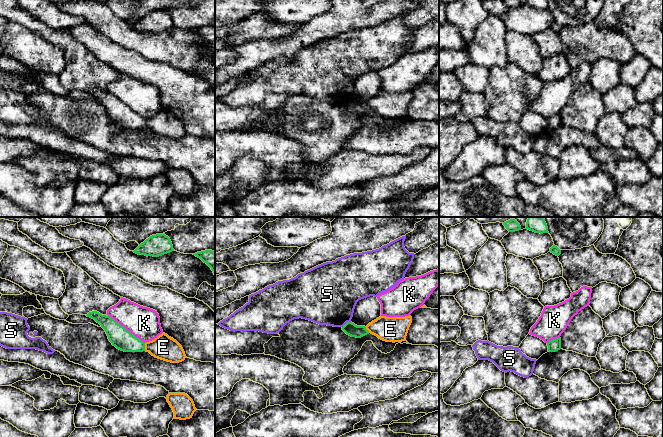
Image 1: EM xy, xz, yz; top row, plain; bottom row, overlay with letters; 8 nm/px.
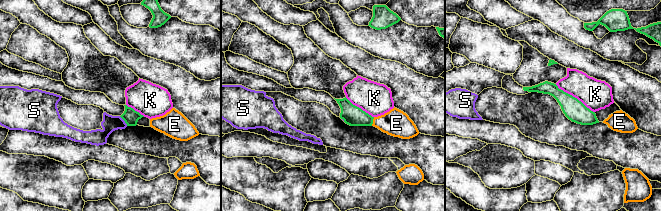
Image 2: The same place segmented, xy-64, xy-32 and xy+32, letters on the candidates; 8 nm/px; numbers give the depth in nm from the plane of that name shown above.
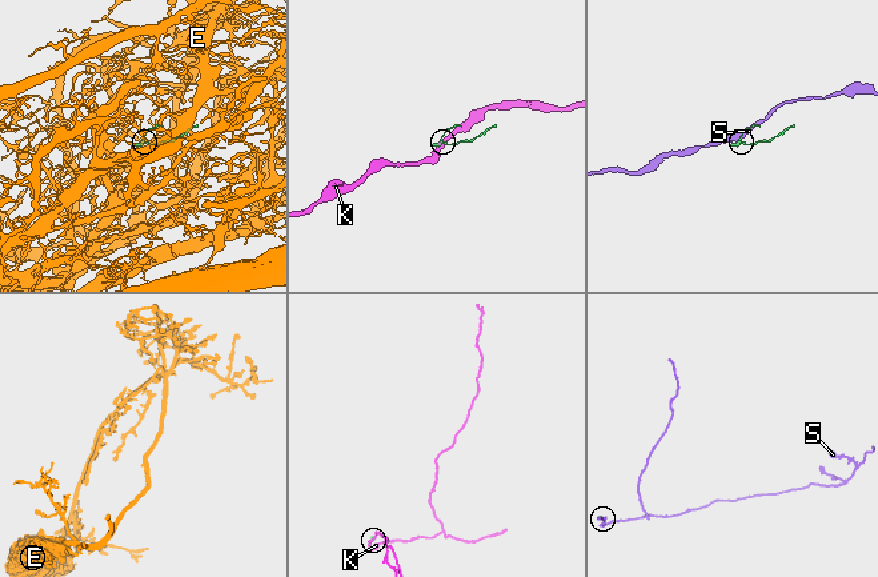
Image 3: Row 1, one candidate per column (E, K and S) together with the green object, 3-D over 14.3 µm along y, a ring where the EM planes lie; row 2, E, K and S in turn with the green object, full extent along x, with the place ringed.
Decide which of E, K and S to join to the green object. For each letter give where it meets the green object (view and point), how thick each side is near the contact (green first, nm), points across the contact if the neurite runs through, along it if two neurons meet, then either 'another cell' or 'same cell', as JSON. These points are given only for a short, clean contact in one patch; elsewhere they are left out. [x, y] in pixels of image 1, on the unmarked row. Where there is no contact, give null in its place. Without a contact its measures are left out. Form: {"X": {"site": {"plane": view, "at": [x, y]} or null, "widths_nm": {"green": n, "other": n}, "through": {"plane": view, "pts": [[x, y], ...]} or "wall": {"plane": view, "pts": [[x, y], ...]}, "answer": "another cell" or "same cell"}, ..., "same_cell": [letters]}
{"E": {"site": {"plane": "xy", "at": [144, 123]}, "widths_nm": {"green": 160, "other": 200}, "through": {"plane": "xy", "pts": [[122, 115], [144, 123], [163, 123]]}, "answer": "same cell"}, "K": {"site": {"plane": "xy", "at": [126, 106]}, "widths_nm": {"green": 160, "other": 260}, "answer": "another cell"}, "S": {"site": {"plane": "xz", "at": [346, 99]}, "widths_nm": {"green": 100, "other": 440}, "wall": {"plane": "xz", "pts": [[350, 97], [342, 103]]}, "answer": "another cell"}, "same_cell": ["E"]}

